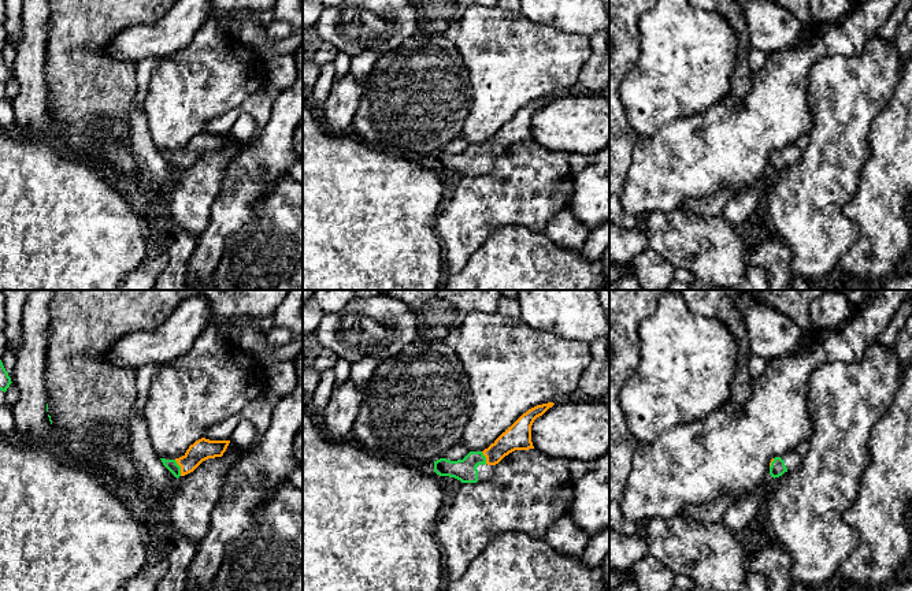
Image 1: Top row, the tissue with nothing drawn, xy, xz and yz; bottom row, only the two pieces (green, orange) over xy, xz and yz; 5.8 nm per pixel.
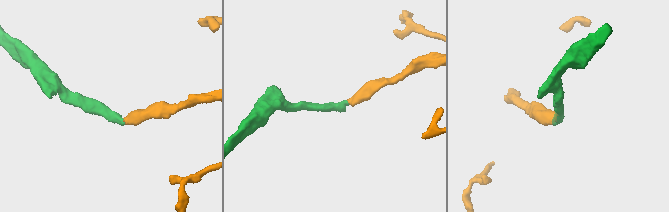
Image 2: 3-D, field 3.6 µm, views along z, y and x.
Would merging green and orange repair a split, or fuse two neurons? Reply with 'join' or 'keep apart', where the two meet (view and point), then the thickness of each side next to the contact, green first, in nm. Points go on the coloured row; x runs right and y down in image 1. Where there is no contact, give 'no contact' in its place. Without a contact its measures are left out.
join; meets green in xy at (180, 468); 70 nm thick on the green side, 130 nm on the other

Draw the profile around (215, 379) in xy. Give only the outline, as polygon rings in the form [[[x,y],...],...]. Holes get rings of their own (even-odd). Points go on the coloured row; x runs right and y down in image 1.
[[[216,323],[208,326],[186,354],[162,364],[151,383],[142,417],[157,457],[175,460],[185,456],[211,425],[240,415],[268,389],[266,369],[237,343],[223,338]]]

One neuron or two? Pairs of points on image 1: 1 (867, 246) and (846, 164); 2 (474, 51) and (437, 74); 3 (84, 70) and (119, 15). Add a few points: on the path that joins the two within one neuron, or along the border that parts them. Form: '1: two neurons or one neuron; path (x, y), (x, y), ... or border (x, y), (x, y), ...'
1: two neurons; border (864, 164), (857, 190), (844, 207), (856, 226)
2: two neurons; border (453, 41), (467, 69), (471, 89)
3: one neuron; path (85, 56), (91, 51), (91, 44), (106, 29)

